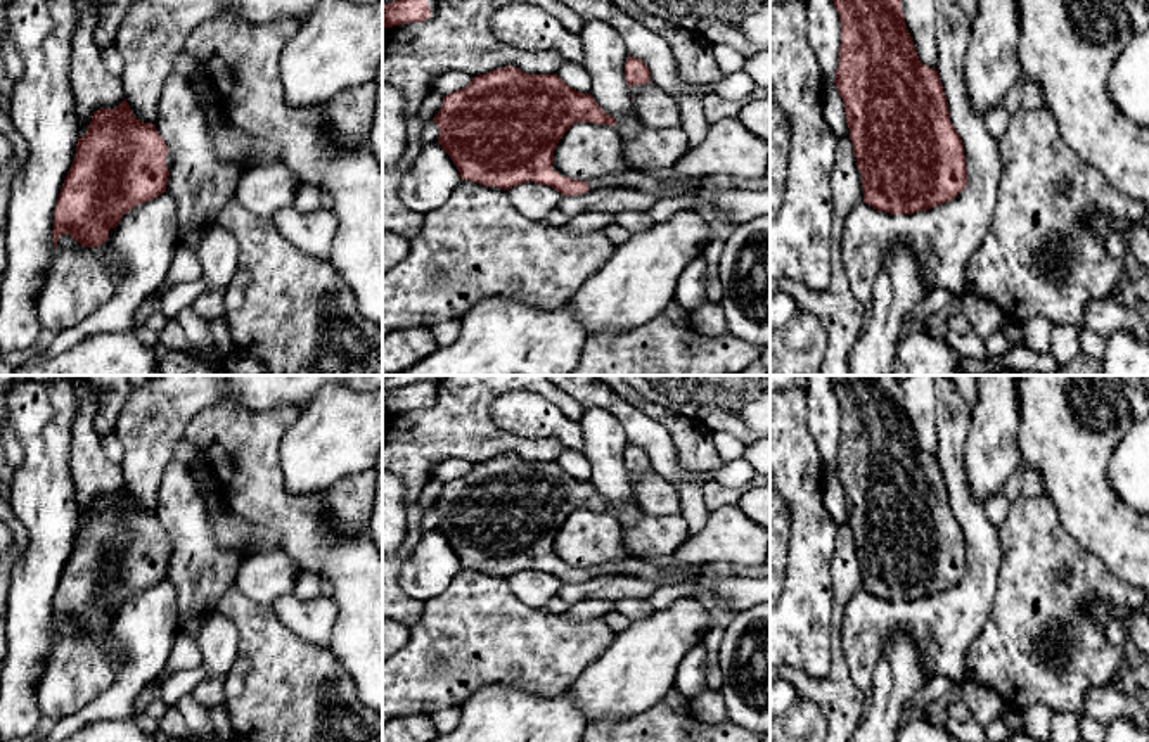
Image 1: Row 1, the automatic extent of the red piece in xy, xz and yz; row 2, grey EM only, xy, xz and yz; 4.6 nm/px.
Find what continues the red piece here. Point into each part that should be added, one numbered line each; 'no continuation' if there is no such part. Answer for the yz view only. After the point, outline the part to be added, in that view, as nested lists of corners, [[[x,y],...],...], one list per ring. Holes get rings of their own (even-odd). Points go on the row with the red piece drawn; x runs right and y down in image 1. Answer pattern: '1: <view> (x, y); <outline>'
no continuation

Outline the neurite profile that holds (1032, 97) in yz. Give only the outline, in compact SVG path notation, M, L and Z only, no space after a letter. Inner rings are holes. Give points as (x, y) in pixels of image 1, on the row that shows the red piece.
M1023 78L1023 102L1021 107L1026 111L1037 111L1043 107L1043 95L1040 92L1040 86L1028 78Z

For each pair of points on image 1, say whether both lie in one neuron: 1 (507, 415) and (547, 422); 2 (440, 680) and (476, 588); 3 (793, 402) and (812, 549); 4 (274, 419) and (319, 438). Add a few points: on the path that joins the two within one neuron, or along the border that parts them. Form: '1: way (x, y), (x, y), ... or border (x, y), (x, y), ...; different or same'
1: way (518, 415), (537, 417); same
2: way (449, 658), (476, 628), (476, 611); same
3: way (793, 438), (793, 467), (803, 492), (807, 512); same
4: border (301, 410), (281, 441), (279, 466); different

